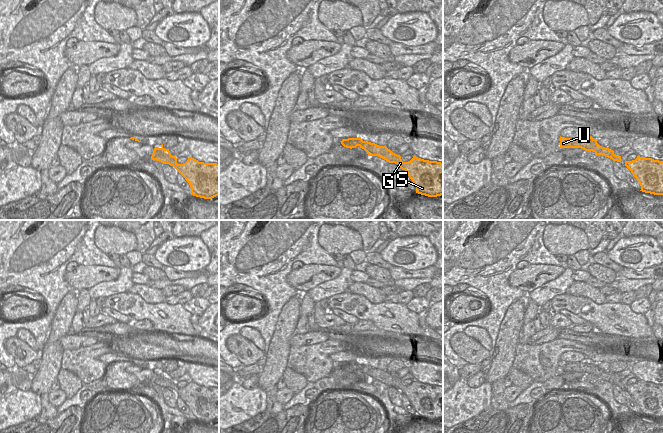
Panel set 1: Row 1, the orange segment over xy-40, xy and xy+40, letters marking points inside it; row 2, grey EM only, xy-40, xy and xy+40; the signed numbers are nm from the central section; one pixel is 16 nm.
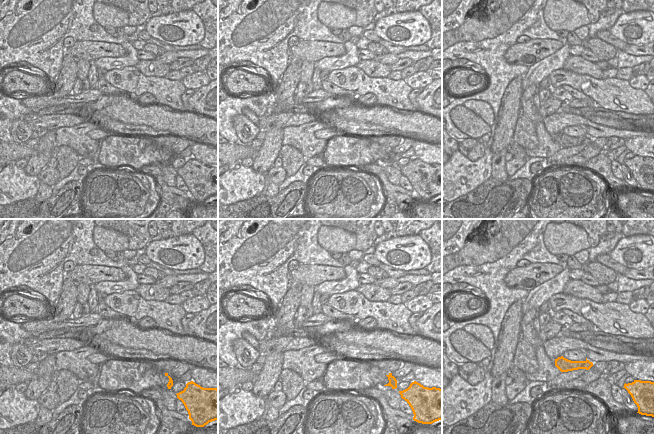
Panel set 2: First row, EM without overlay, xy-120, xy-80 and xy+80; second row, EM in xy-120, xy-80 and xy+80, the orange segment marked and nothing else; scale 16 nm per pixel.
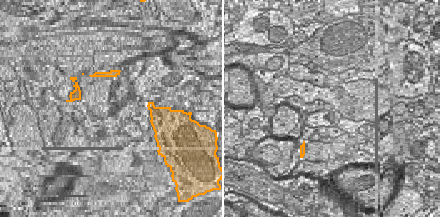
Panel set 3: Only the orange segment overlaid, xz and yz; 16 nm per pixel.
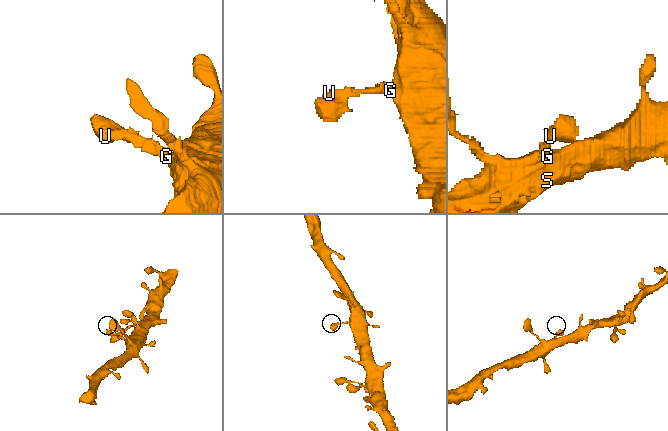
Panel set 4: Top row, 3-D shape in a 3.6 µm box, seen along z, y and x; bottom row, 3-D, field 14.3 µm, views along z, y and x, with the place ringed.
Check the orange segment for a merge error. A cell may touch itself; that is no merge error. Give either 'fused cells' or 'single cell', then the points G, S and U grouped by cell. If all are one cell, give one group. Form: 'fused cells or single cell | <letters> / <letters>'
single cell | G S U

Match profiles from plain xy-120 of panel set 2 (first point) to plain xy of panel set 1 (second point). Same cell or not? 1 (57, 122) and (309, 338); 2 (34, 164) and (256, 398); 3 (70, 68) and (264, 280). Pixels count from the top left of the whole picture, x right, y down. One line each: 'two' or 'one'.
1: one
2: two
3: two

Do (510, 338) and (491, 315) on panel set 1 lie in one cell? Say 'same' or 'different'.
different

